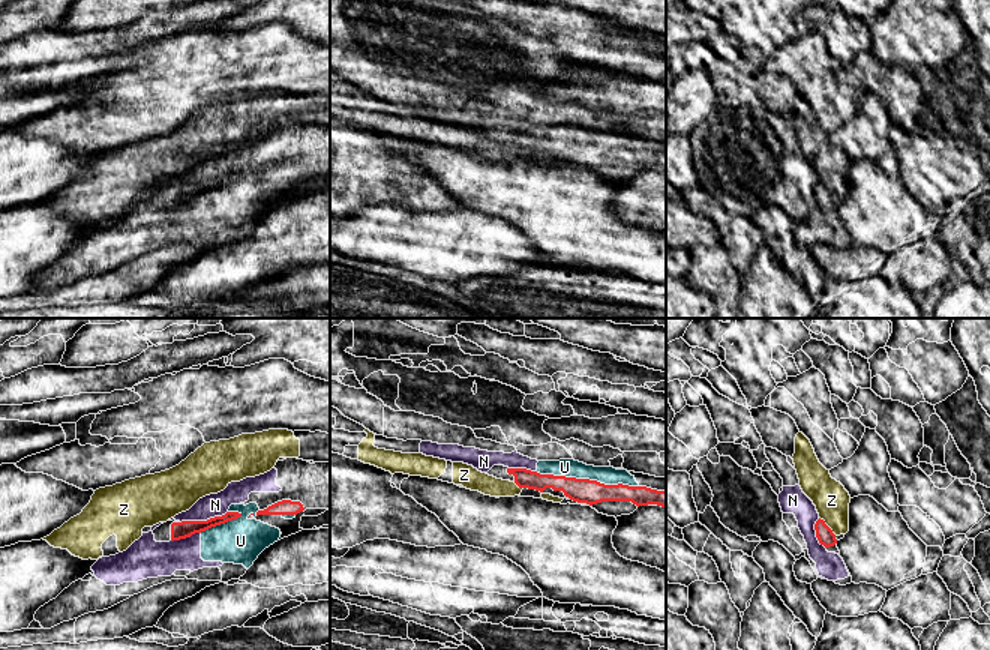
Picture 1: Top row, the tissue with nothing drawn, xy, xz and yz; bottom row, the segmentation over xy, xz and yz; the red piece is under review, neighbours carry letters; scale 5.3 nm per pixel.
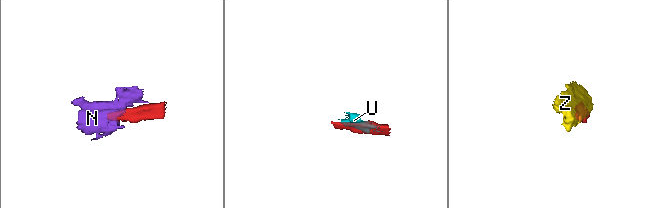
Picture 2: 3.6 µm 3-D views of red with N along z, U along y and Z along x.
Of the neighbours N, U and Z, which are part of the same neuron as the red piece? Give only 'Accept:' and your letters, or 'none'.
Accept: U

